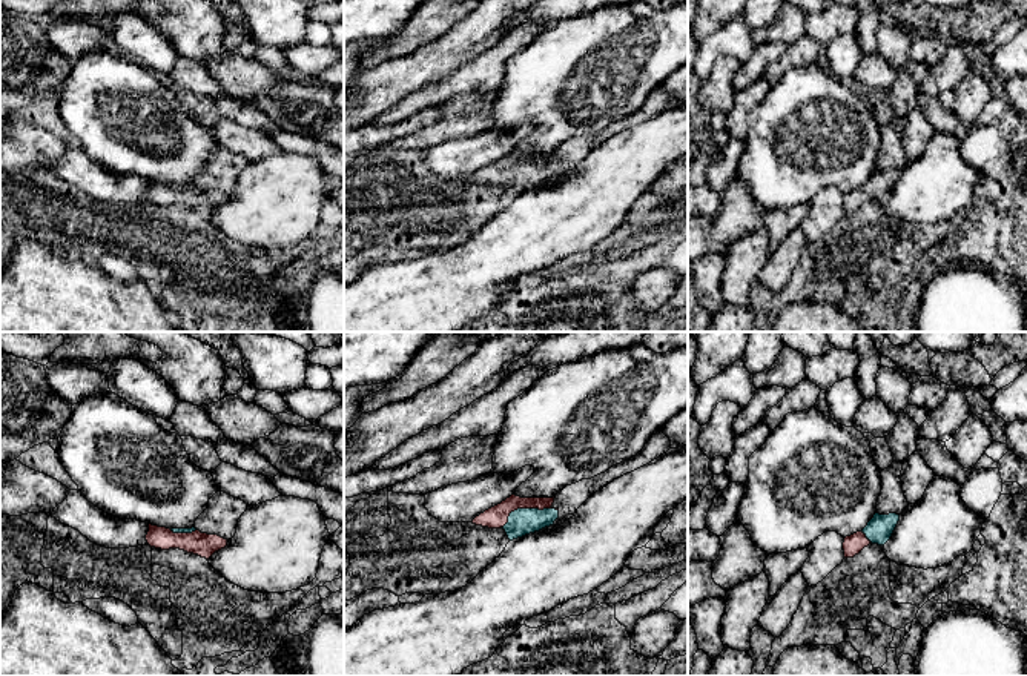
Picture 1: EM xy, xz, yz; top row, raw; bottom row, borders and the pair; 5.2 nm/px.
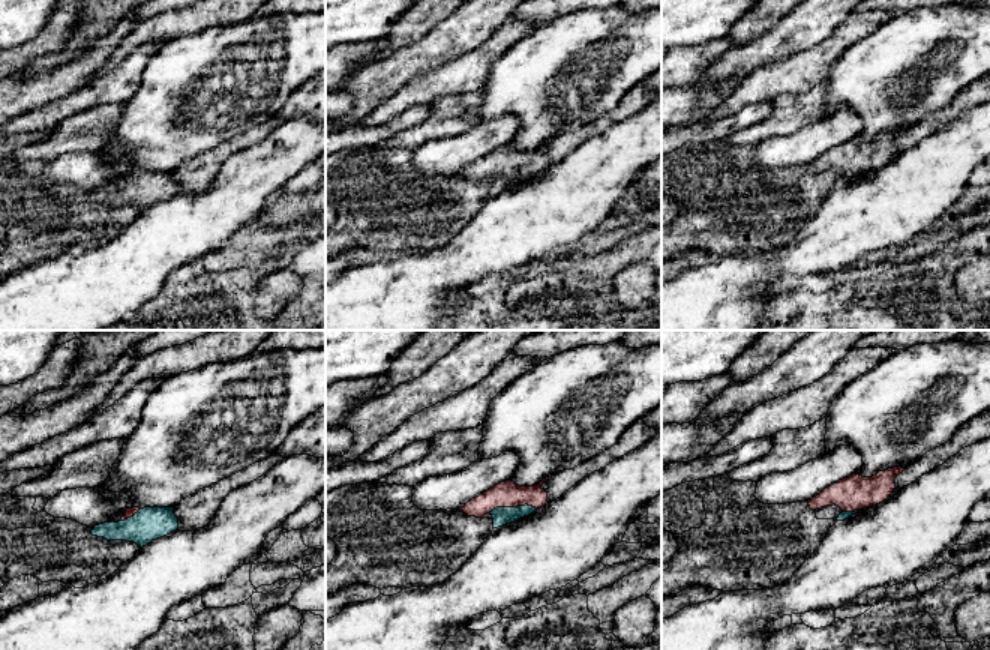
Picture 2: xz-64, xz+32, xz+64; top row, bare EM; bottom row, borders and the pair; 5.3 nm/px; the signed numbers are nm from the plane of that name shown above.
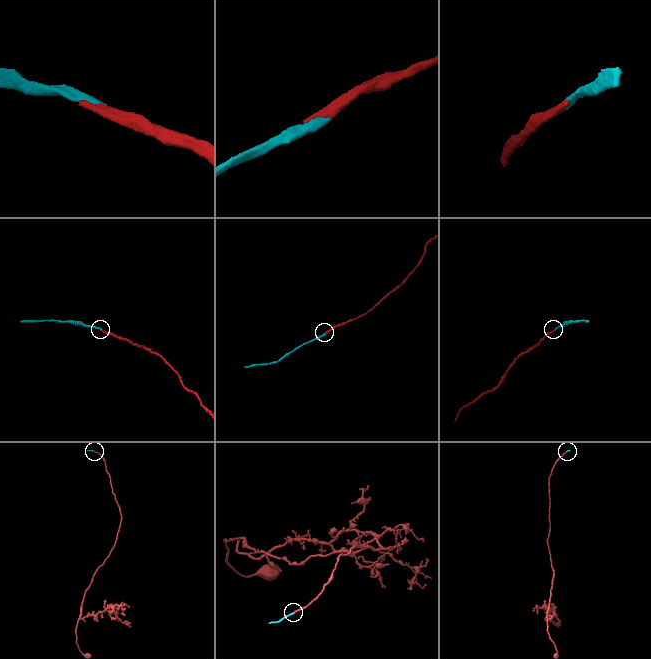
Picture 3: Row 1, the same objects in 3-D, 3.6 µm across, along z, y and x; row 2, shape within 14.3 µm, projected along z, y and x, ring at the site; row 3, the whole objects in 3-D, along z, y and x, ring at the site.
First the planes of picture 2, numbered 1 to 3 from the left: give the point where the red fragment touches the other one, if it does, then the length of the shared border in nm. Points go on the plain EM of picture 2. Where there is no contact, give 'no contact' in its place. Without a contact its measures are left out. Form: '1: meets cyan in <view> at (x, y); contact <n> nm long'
1: meets cyan in xz-64 at (131, 180); contact 120 nm long
2: meets cyan in xz+32 at (513, 171); contact 240 nm long
3: meets cyan in xz+64 at (851, 176); contact 90 nm long

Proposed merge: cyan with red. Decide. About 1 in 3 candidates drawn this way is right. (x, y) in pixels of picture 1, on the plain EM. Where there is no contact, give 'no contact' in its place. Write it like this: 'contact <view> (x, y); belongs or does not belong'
contact xz (522, 165); belongs

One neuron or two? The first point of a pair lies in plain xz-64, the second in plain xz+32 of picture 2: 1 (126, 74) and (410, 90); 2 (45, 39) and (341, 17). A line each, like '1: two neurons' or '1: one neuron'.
1: one neuron
2: two neurons

